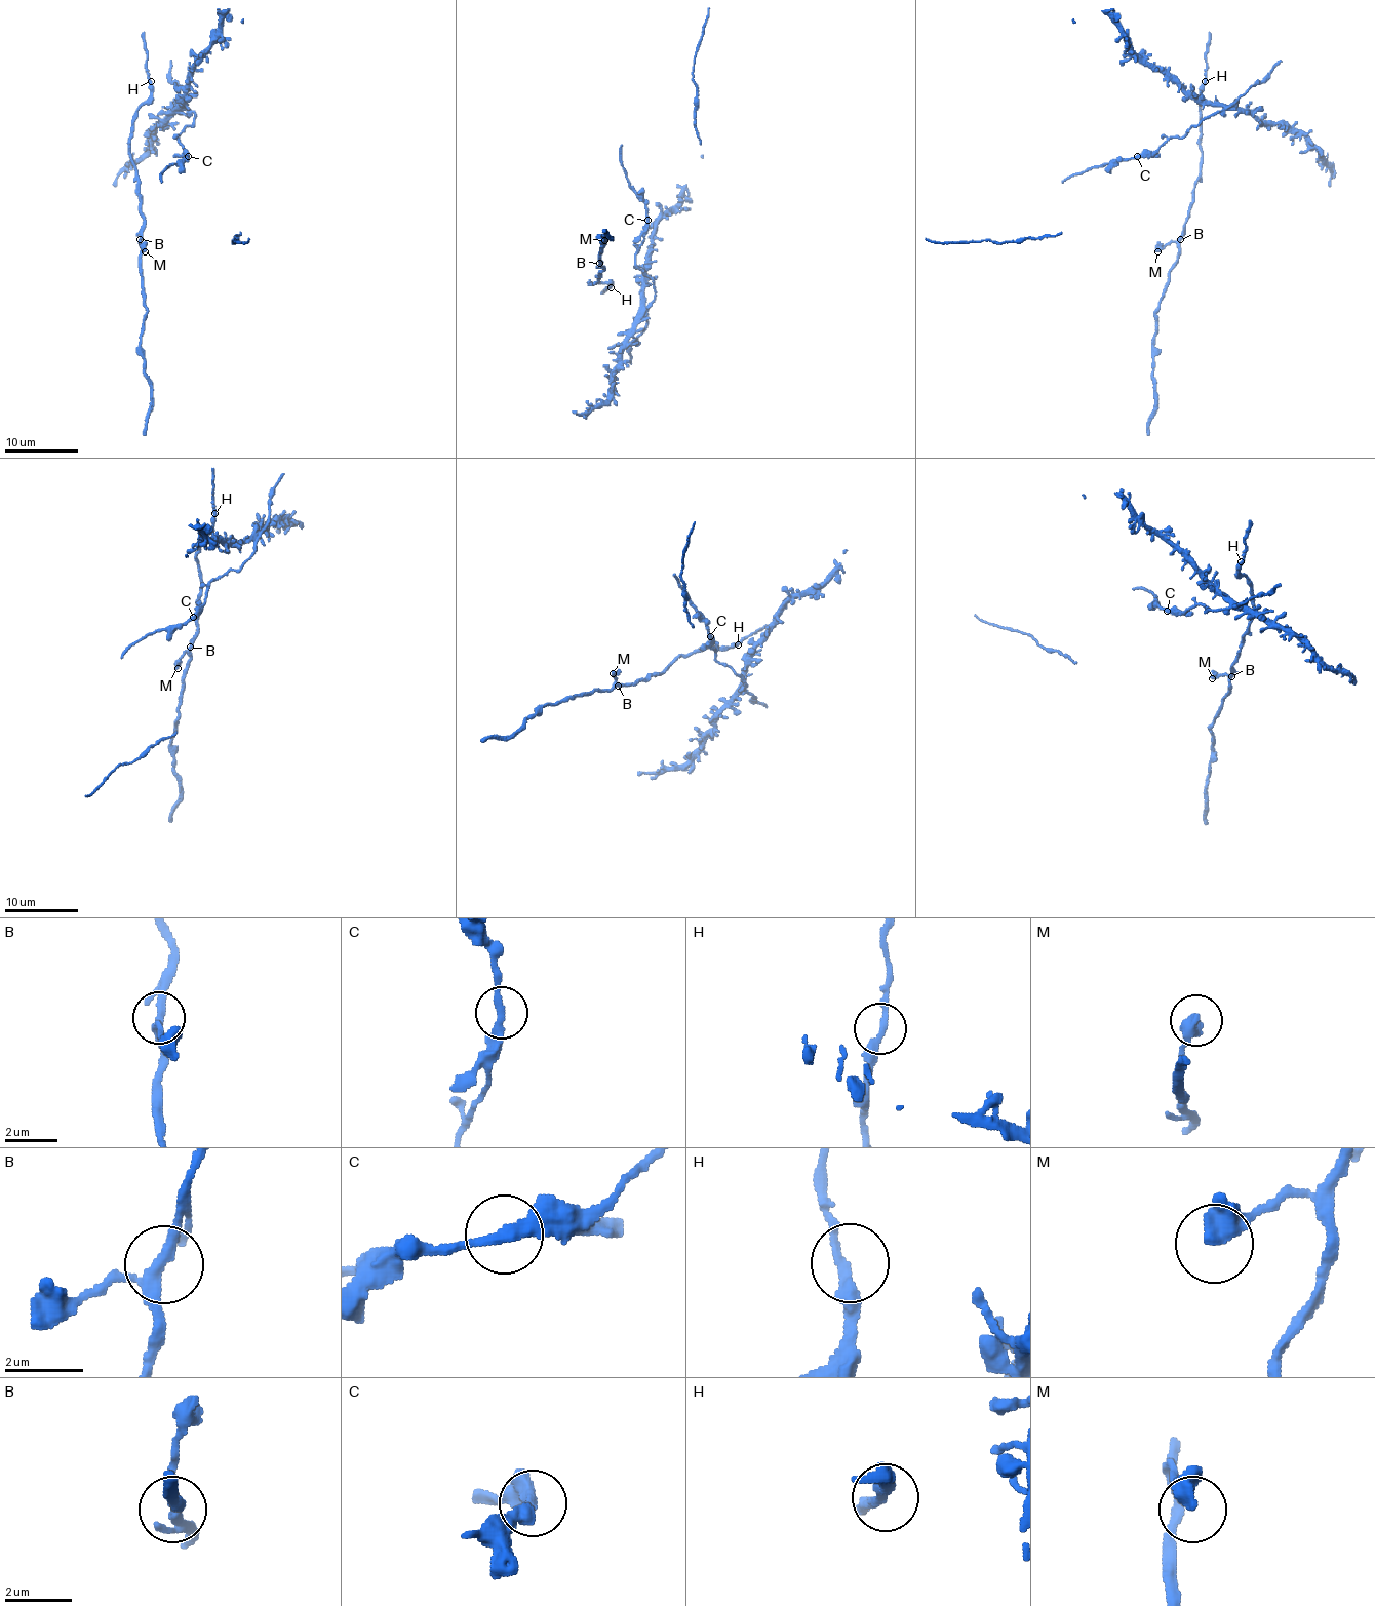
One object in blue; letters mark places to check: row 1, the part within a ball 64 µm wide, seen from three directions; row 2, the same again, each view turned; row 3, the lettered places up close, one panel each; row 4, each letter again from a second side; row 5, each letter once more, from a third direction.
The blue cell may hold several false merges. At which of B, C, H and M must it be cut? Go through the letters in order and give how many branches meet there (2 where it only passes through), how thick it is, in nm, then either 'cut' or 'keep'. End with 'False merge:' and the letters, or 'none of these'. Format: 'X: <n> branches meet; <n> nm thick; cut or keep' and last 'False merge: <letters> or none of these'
B: 3 branches meet; 280 nm thick; keep
C: 2 branches meet; 300 nm thick; keep
H: 2 branches meet; 260 nm thick; keep
M: 2 branches meet; 360 nm thick; keep
False merge: none of these

